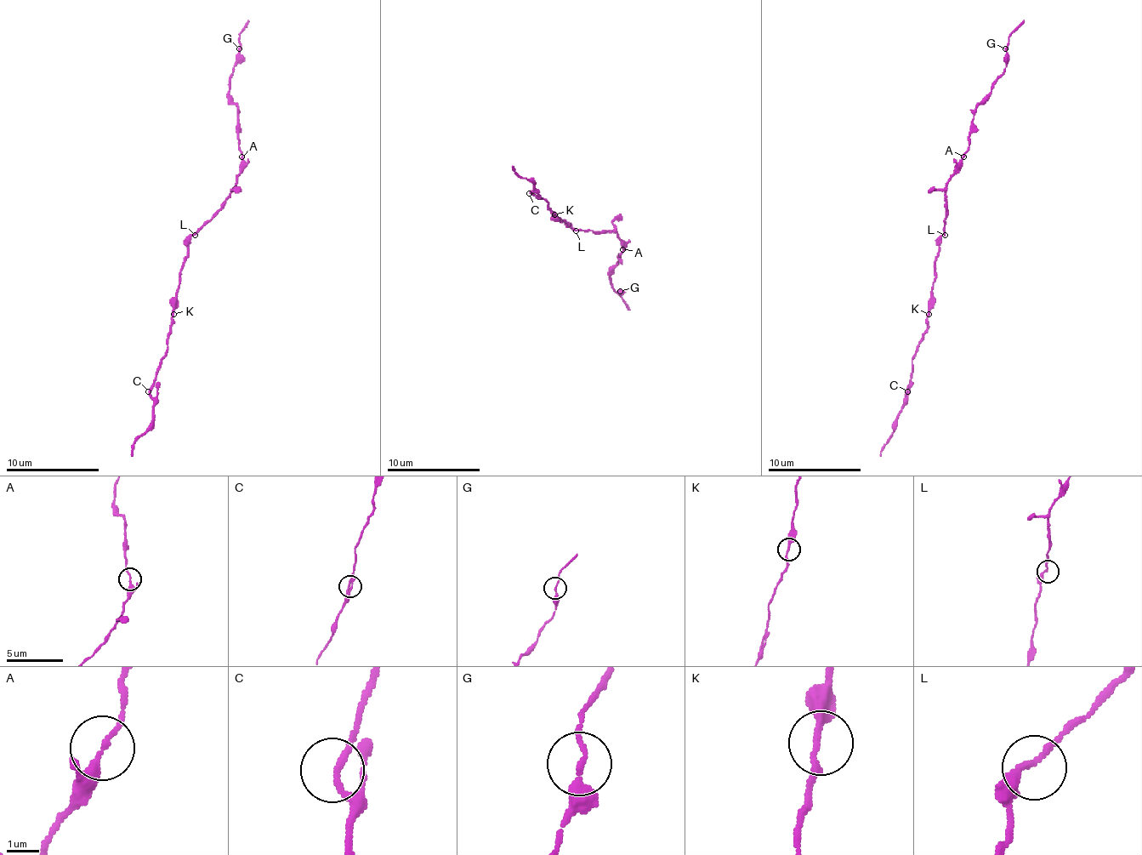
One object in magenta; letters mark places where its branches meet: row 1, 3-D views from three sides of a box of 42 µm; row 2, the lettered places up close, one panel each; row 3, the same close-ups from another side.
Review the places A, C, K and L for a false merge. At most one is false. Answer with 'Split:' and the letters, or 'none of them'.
Split: none of them

